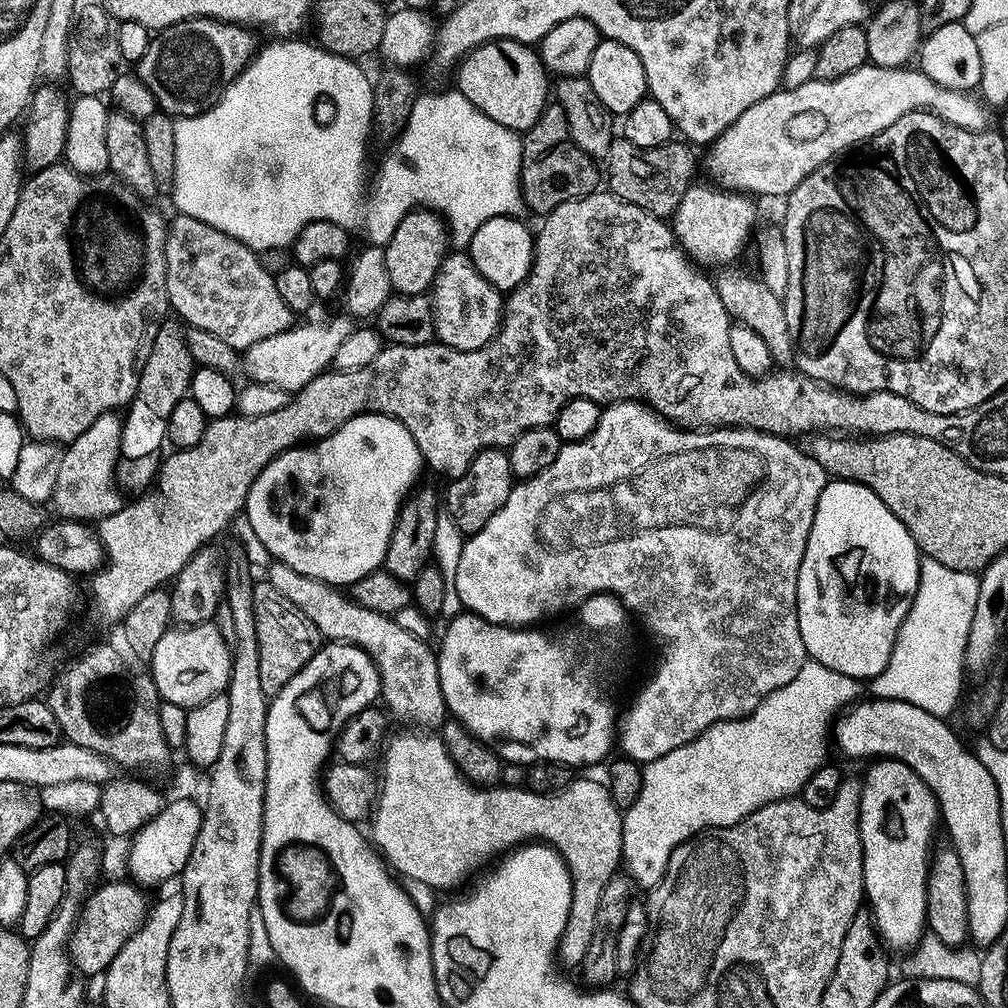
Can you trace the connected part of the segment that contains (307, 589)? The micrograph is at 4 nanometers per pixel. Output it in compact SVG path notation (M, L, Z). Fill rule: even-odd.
M279 562L269 563L266 571L266 580L273 584L274 590L278 590L282 598L294 602L294 606L298 606L298 610L302 610L302 614L306 614L314 626L318 626L325 641L356 644L375 662L380 675L382 704L393 717L396 715L408 723L405 725L420 730L441 727L446 720L446 712L436 665L437 653L433 649L431 652L410 629L403 628L399 619L366 610L366 606L358 606L351 595L344 593L343 596L339 587L306 574L298 574L298 570Z

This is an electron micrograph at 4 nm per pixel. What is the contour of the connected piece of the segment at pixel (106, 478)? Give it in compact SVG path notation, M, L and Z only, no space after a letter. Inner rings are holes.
M115 411L102 414L78 438L63 449L58 478L52 491L51 507L55 515L65 520L83 522L99 521L101 518L123 508L126 500L120 497L117 487L117 461L120 460L120 429L122 420Z

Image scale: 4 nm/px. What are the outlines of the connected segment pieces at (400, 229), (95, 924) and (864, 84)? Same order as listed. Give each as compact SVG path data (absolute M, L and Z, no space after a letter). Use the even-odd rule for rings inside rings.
M419 207L408 213L394 230L388 243L383 245L386 274L390 274L393 293L401 296L418 296L432 287L432 279L440 263L450 251L450 233L439 212Z
M112 880L102 885L97 892L95 889L85 899L76 921L76 929L68 937L68 956L72 960L72 967L85 977L96 976L99 972L100 975L107 973L118 952L139 930L149 912L150 900L144 897L145 889L124 880Z
M869 62L862 65L858 70L842 74L837 78L837 80L812 79L797 88L784 88L783 90L777 90L772 92L766 98L754 102L754 106L750 106L745 110L745 112L740 115L740 117L737 118L737 120L733 122L733 124L730 125L730 127L725 130L718 139L712 141L710 147L707 149L707 152L709 151L708 172L714 179L716 179L713 181L725 190L737 188L744 194L753 194L752 192L757 192L760 196L780 196L780 198L784 198L787 197L789 192L795 190L798 186L798 182L802 182L802 178L809 176L818 166L822 166L828 160L836 160L837 157L839 157L839 152L845 151L844 153L847 153L849 150L863 145L865 142L871 140L872 137L878 135L882 130L886 130L886 126L894 126L894 122L898 122L898 118L902 118L911 112L932 112L933 115L940 116L946 122L950 122L959 128L965 128L971 132L985 131L985 129L989 127L988 111L990 111L990 108L983 99L977 98L977 100L975 100L974 97L975 95L967 92L959 92L958 90L950 90L949 88L938 86L938 82L934 82L926 73L917 70L915 67L905 66L902 68L880 68L877 64Z

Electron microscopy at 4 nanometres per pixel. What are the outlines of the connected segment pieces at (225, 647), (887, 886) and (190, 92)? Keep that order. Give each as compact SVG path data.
M215 623L193 624L191 626L172 626L154 648L150 661L150 675L160 691L163 702L174 702L183 708L193 708L195 704L206 702L206 698L221 695L228 687L228 679L232 676L233 649L224 641Z
M880 758L869 764L872 765L869 766L868 773L862 776L862 787L860 789L860 837L862 838L862 854L864 855L864 894L867 903L872 903L870 915L885 945L889 949L909 948L909 950L912 950L919 945L926 930L928 918L928 866L934 851L932 839L936 836L936 824L938 828L938 821L941 819L940 806L937 804L936 796L930 790L930 786L926 786L926 782L922 782L922 778L918 778L918 774L914 774L914 770L910 770L910 766L906 766L901 760Z
M196 16L161 28L153 35L146 54L135 61L134 71L154 93L159 111L173 118L197 116L219 102L225 87L232 83L254 56L252 36L247 27L225 24Z

